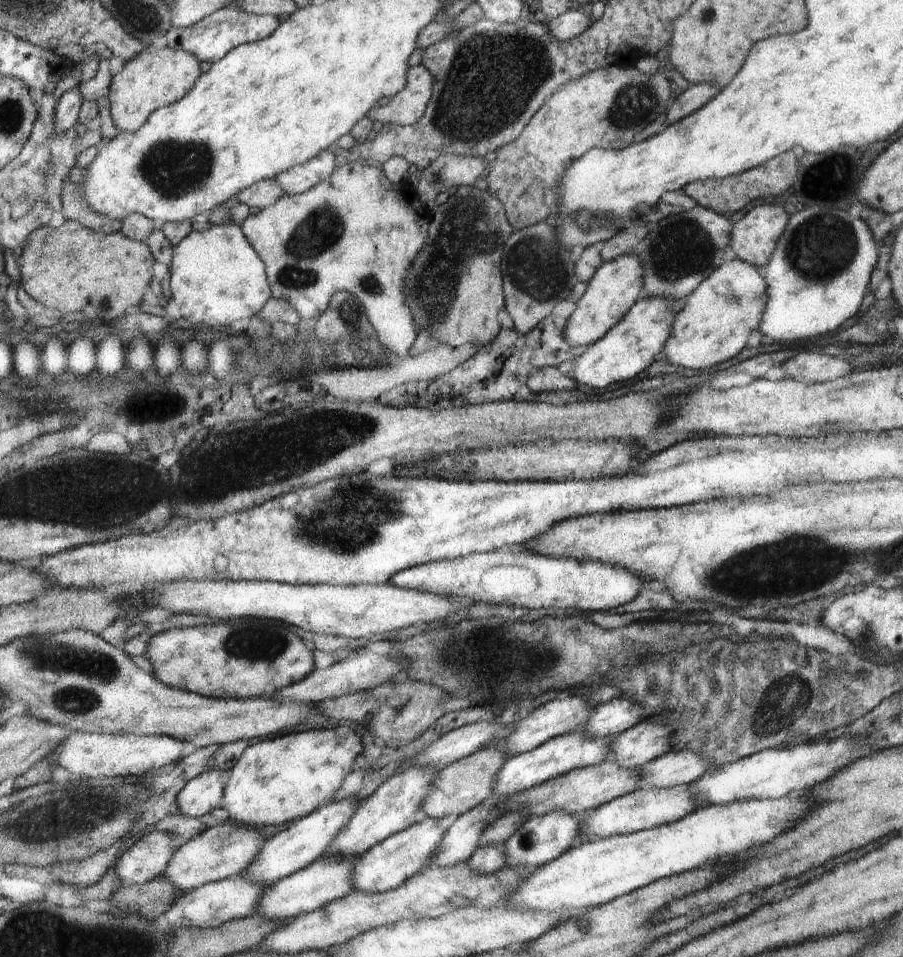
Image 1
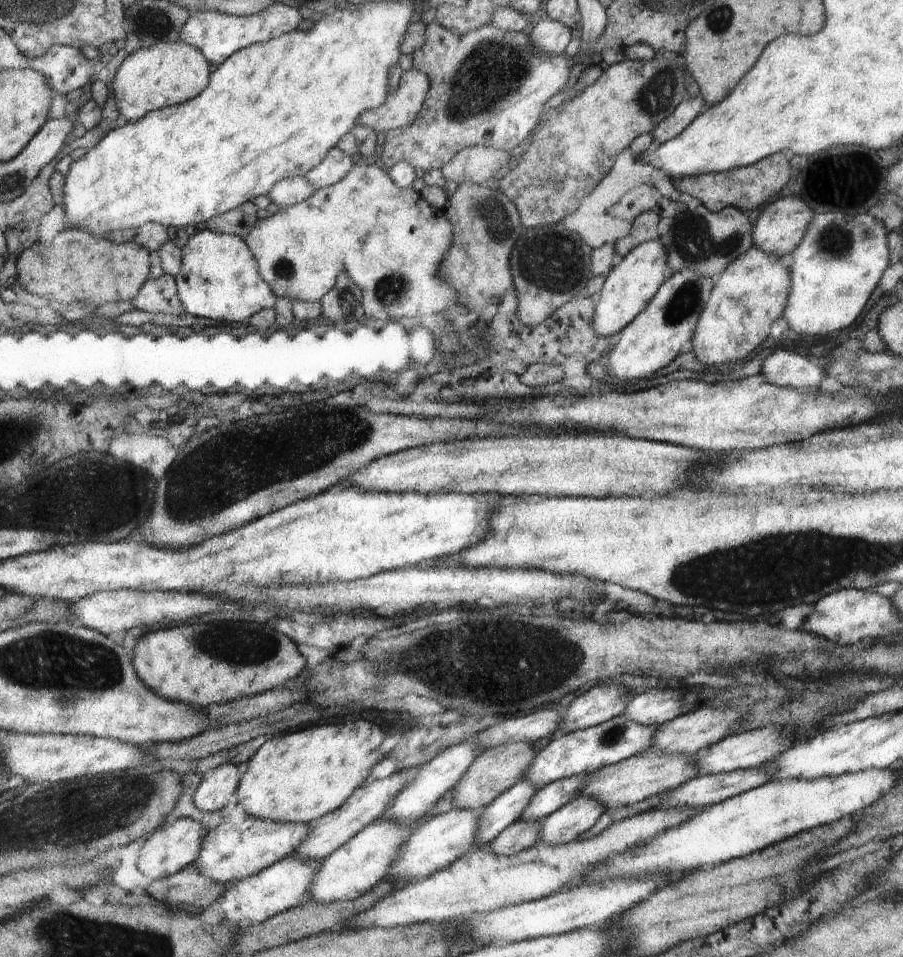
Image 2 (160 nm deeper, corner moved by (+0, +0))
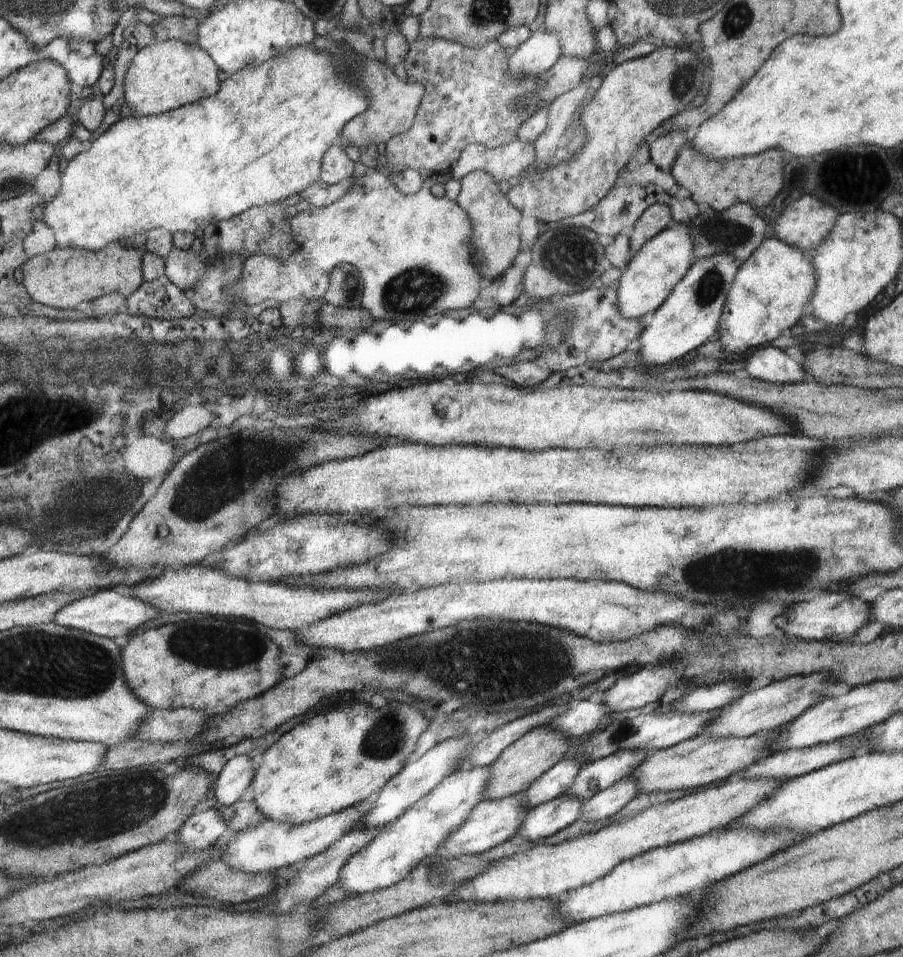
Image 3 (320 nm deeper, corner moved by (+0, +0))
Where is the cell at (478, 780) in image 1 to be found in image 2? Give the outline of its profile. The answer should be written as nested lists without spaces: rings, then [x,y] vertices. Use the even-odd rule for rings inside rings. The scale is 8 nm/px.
[[[505,742],[493,747],[488,747],[478,755],[470,765],[466,774],[457,782],[450,791],[453,794],[453,806],[458,809],[480,810],[488,806],[497,797],[504,794],[516,783],[522,782],[527,769],[538,755],[532,744],[525,742]]]

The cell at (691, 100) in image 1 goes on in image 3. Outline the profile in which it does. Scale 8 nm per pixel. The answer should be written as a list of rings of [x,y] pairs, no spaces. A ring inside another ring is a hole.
[[[672,128],[670,132],[660,136],[649,145],[650,162],[654,163],[660,170],[668,172],[672,168],[679,151],[687,142],[684,130]]]

